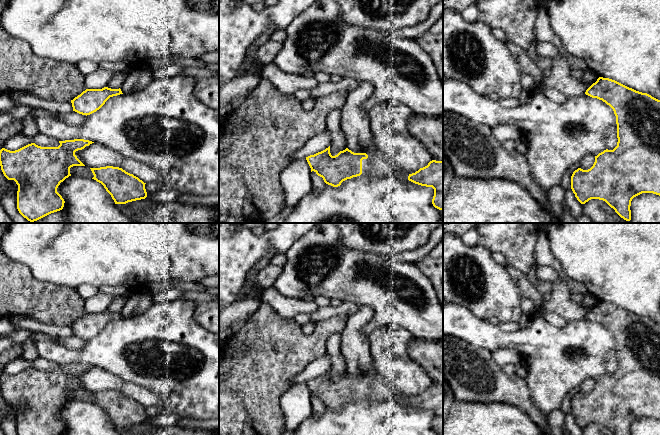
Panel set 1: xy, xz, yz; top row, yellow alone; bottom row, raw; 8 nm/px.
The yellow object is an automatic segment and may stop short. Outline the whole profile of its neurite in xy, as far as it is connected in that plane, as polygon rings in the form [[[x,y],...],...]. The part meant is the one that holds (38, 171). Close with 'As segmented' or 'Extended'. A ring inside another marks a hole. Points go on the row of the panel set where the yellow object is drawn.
[[[74,139],[59,143],[58,147],[31,143],[15,151],[0,150],[4,176],[18,185],[17,209],[31,223],[63,209],[65,201],[57,188],[71,176],[71,167],[85,166],[75,152],[94,142]]]. As segmented

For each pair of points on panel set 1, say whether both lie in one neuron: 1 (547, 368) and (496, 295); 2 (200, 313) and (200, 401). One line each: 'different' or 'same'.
1: different
2: different

